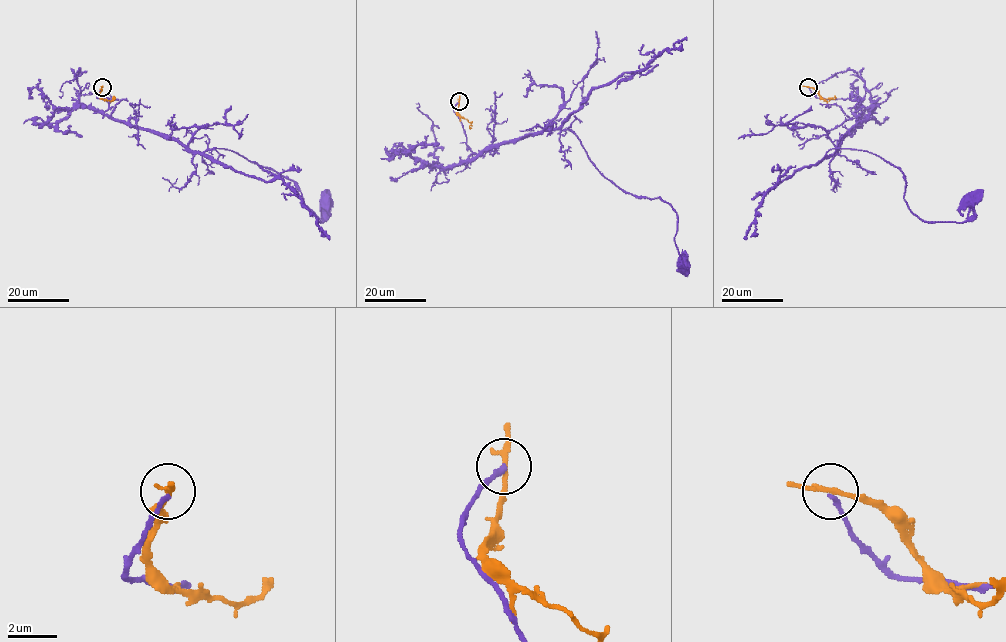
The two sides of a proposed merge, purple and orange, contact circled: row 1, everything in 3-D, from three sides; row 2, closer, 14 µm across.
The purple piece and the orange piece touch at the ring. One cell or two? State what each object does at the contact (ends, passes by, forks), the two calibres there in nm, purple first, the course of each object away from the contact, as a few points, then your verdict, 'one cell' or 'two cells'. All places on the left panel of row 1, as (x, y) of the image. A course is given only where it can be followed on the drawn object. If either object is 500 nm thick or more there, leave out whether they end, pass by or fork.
purple ends | orange passes by | 160/200 nm | purple via (102, 87), (97, 98), (117, 99), (111, 114), (127, 125), (287, 176), (317, 221), (327, 200) | orange via (102, 87), (100, 95), (103, 99), (112, 101), (114, 95) | two cells

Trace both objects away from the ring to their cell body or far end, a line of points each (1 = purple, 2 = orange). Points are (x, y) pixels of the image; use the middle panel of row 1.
1: (459, 101), (454, 112), (476, 154), (470, 159), (569, 130), (606, 177), (672, 207), (684, 266)
2: (459, 101), (457, 112), (471, 127)

